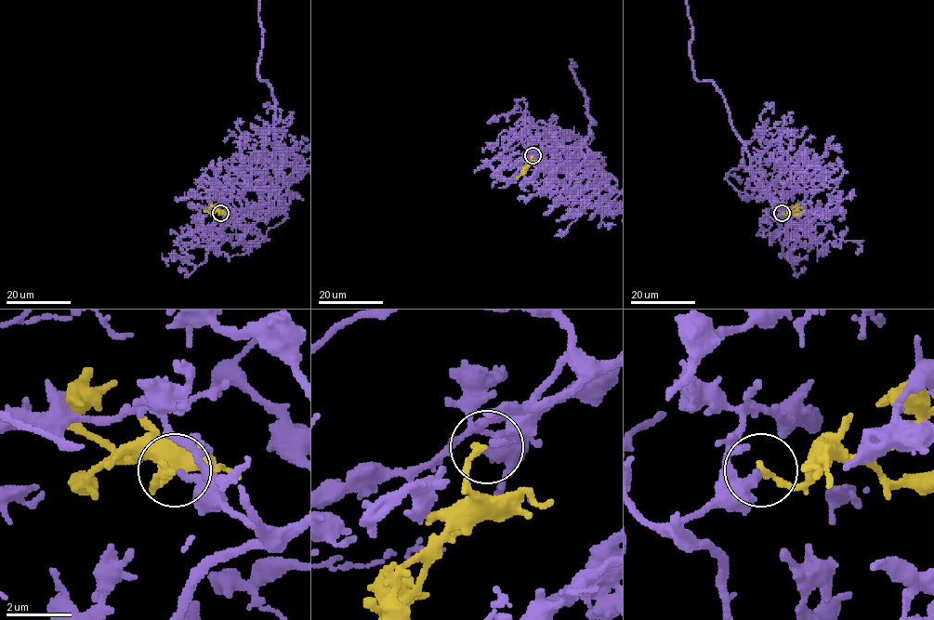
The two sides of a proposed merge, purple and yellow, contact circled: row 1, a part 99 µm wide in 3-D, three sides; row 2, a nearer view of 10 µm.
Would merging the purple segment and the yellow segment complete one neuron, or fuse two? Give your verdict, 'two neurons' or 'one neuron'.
one neuron

